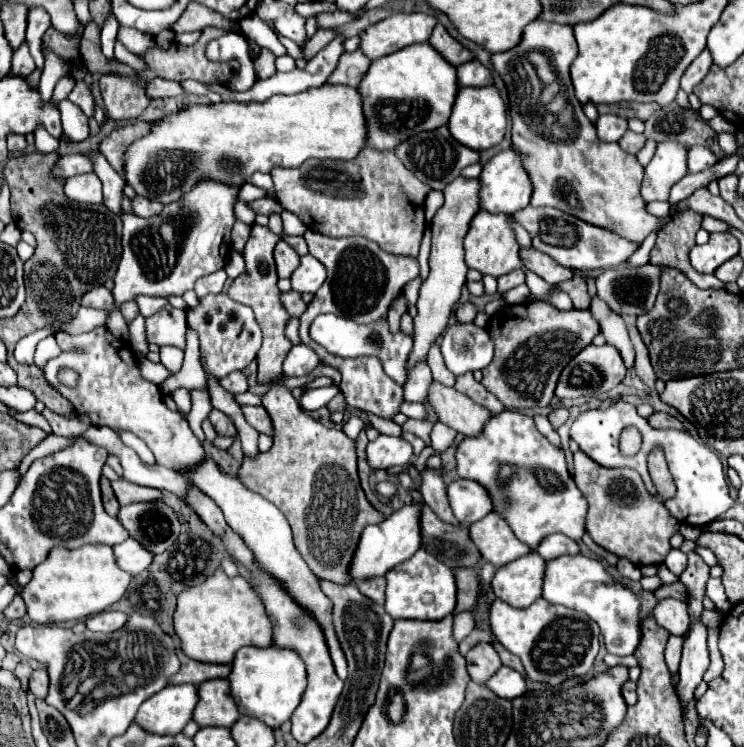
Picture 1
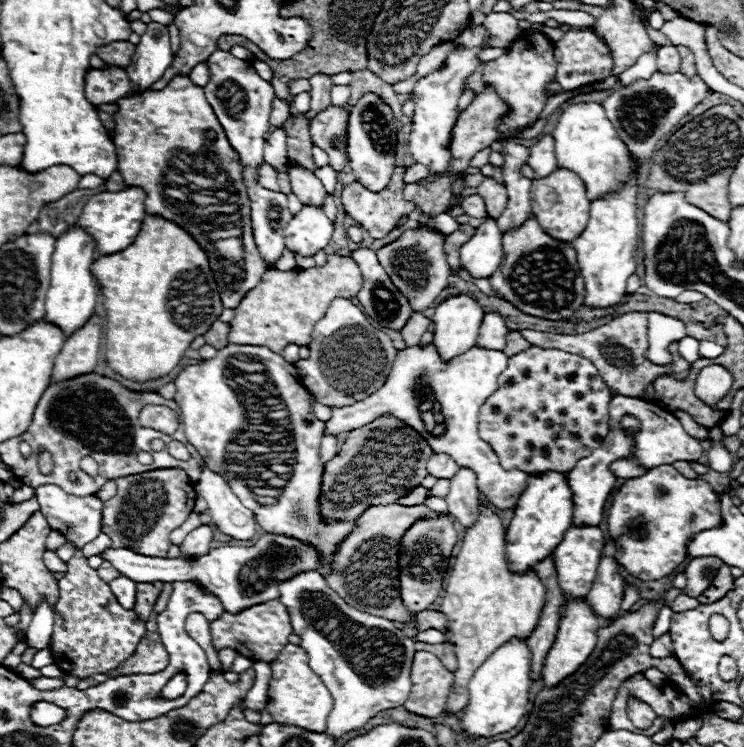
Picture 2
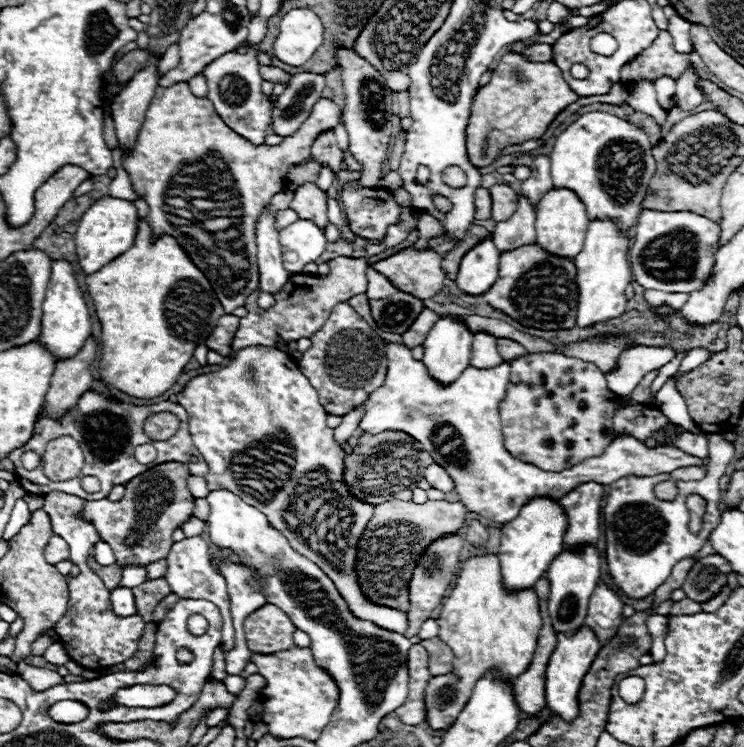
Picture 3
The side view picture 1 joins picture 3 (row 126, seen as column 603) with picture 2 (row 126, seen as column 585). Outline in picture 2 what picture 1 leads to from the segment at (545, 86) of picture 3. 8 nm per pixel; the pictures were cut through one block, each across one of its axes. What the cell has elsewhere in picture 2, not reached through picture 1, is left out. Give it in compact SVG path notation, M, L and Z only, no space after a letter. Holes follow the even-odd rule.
M488 88L458 116L456 126L452 128L452 174L456 174L456 170L466 170L470 158L478 150L496 142L496 122L506 110L508 106L496 98L492 88Z

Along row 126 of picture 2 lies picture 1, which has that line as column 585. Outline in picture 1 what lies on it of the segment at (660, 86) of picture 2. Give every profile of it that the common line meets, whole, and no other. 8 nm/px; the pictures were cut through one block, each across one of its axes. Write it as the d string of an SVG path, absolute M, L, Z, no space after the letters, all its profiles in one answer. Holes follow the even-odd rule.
M544 598L536 600L528 608L514 608L502 600L494 600L490 608L490 626L496 640L516 654L530 680L558 686L566 678L584 676L598 654L600 630L588 616L564 606L552 606Z

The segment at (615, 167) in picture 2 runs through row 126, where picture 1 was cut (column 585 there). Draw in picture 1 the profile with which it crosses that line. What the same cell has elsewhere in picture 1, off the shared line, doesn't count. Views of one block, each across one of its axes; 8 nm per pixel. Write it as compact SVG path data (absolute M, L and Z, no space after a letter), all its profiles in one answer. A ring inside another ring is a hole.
M584 554L560 556L548 562L548 574L544 580L544 600L550 604L560 604L576 612L588 614L604 636L606 650L610 654L628 656L634 654L642 640L642 618L640 618L640 598L622 582L614 580L600 560L588 558Z

